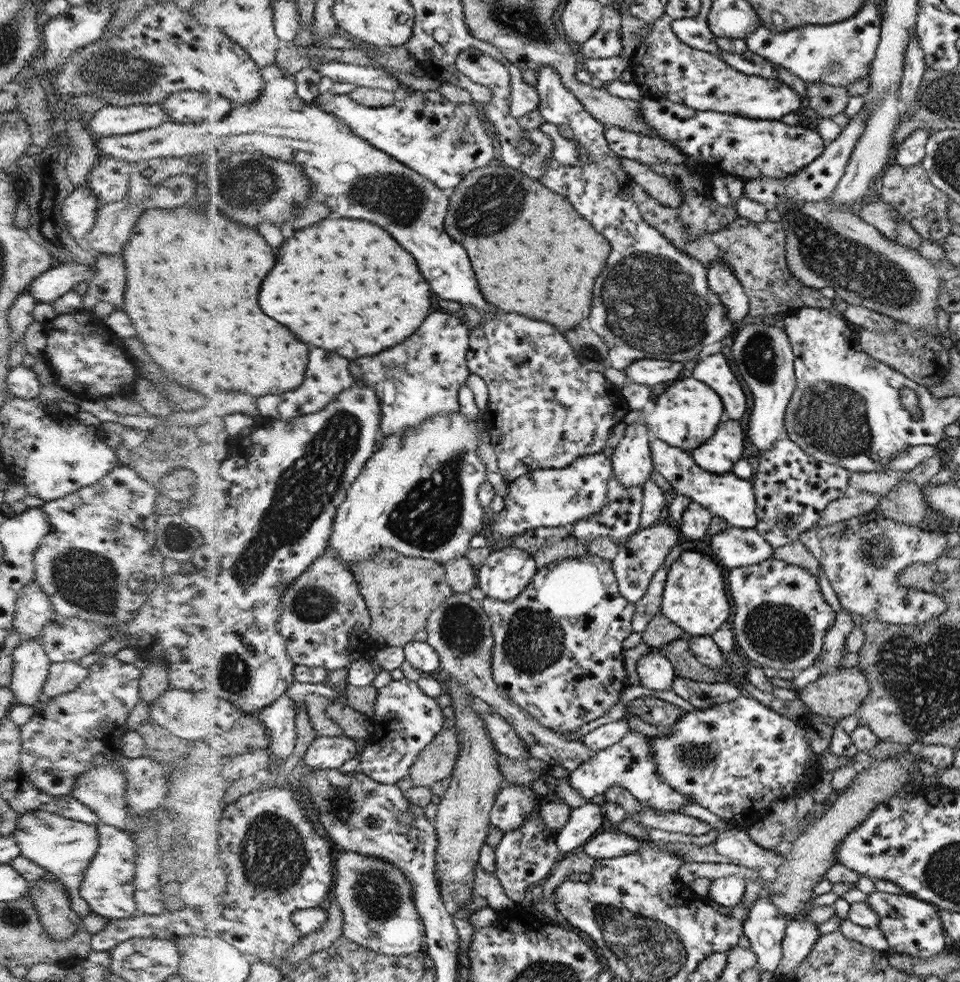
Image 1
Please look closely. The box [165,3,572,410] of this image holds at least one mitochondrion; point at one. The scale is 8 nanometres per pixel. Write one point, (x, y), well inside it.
(492, 202)

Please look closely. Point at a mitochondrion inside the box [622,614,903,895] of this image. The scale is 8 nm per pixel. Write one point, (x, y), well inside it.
(694, 755)

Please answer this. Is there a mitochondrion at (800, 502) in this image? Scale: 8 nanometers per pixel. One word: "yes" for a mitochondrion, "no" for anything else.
no

